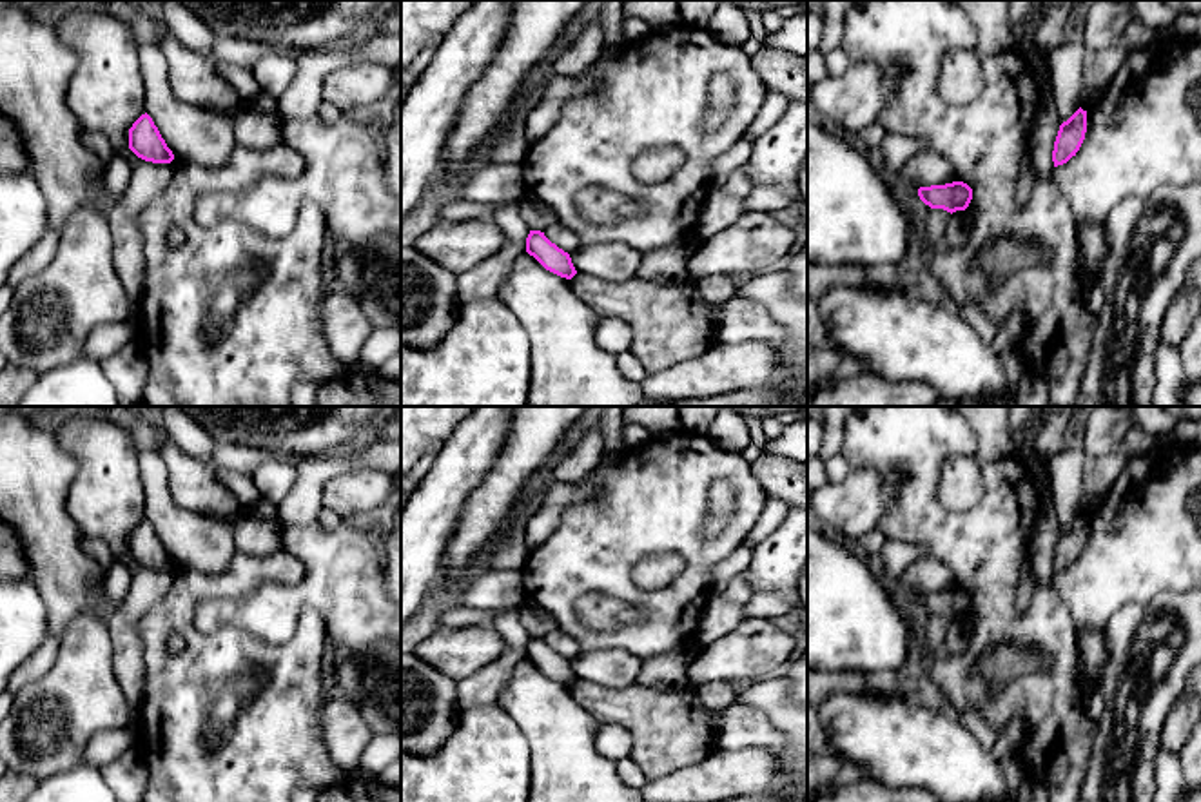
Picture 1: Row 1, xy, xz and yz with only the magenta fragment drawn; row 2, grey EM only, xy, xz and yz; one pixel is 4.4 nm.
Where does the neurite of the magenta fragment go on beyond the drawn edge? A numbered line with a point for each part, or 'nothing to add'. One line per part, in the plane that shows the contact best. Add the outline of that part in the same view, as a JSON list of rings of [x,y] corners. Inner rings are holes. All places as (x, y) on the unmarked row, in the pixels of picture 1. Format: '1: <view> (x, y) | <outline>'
nothing to add

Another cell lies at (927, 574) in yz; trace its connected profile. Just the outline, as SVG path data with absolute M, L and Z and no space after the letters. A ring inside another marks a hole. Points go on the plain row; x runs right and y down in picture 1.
M922 557L913 562L900 581L922 593L945 592L956 588L954 573L936 557Z

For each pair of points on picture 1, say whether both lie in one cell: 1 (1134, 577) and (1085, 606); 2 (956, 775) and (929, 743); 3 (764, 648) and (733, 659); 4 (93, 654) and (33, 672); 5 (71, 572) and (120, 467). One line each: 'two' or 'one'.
1: one
2: one
3: one
4: two
5: two

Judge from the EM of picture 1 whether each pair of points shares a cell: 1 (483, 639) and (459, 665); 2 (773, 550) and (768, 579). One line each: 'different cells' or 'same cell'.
1: same cell
2: same cell

